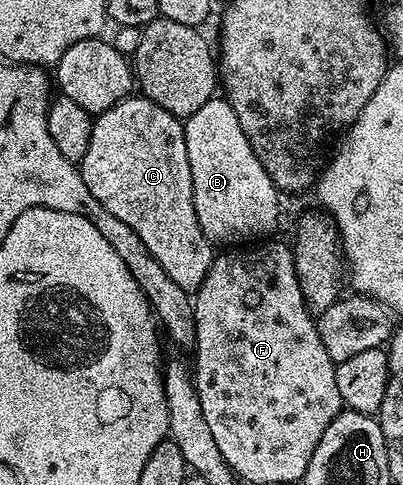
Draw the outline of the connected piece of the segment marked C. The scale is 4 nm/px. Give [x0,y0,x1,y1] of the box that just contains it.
[78,94,213,294]

